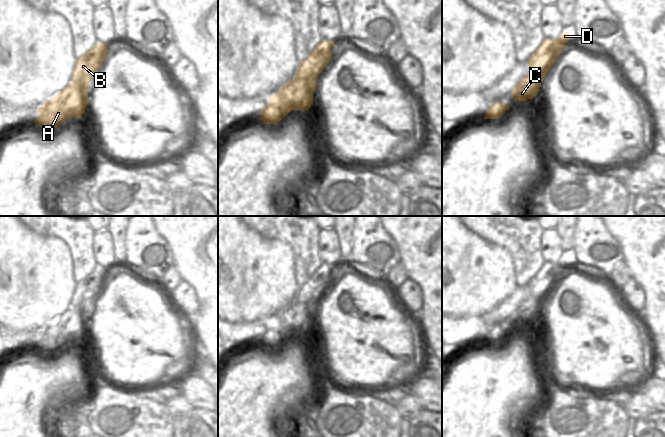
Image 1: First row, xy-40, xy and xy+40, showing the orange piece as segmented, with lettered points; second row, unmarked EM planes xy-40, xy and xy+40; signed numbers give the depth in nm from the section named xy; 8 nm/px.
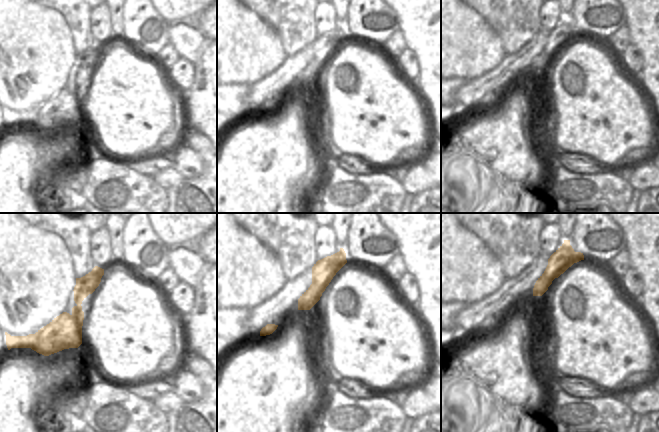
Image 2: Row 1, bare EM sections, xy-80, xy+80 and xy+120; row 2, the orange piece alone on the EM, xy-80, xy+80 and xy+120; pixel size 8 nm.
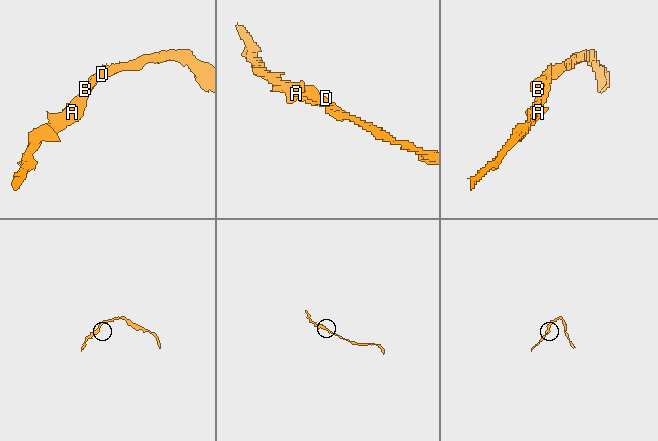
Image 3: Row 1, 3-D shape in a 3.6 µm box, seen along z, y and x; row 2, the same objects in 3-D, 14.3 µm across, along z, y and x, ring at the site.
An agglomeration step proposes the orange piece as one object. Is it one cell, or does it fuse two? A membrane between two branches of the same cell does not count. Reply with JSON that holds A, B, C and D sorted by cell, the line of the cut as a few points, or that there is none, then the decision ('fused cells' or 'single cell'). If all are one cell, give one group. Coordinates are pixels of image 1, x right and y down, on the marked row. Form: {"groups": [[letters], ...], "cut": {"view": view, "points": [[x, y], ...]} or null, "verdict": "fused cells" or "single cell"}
{"groups": [["A", "C"], ["B", "D"]], "cut": {"view": "xy", "points": [[295, 74], [302, 78], [309, 78], [313, 74], [318, 75]]}, "verdict": "fused cells"}

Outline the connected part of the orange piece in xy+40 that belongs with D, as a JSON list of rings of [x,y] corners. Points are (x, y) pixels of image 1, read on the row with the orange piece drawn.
[[[568,32],[562,33],[556,39],[545,39],[527,60],[529,67],[536,71],[540,70],[543,66],[551,67],[569,39]]]

